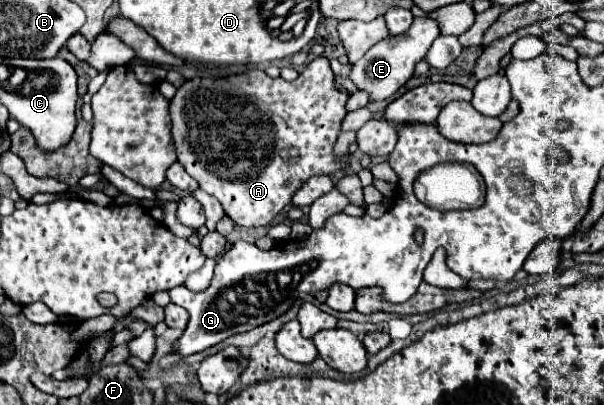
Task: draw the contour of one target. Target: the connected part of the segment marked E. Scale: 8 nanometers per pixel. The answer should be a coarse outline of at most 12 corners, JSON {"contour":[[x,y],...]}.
{"contour":[[432,17],[376,43],[350,79],[372,101],[390,99],[440,35]]}

